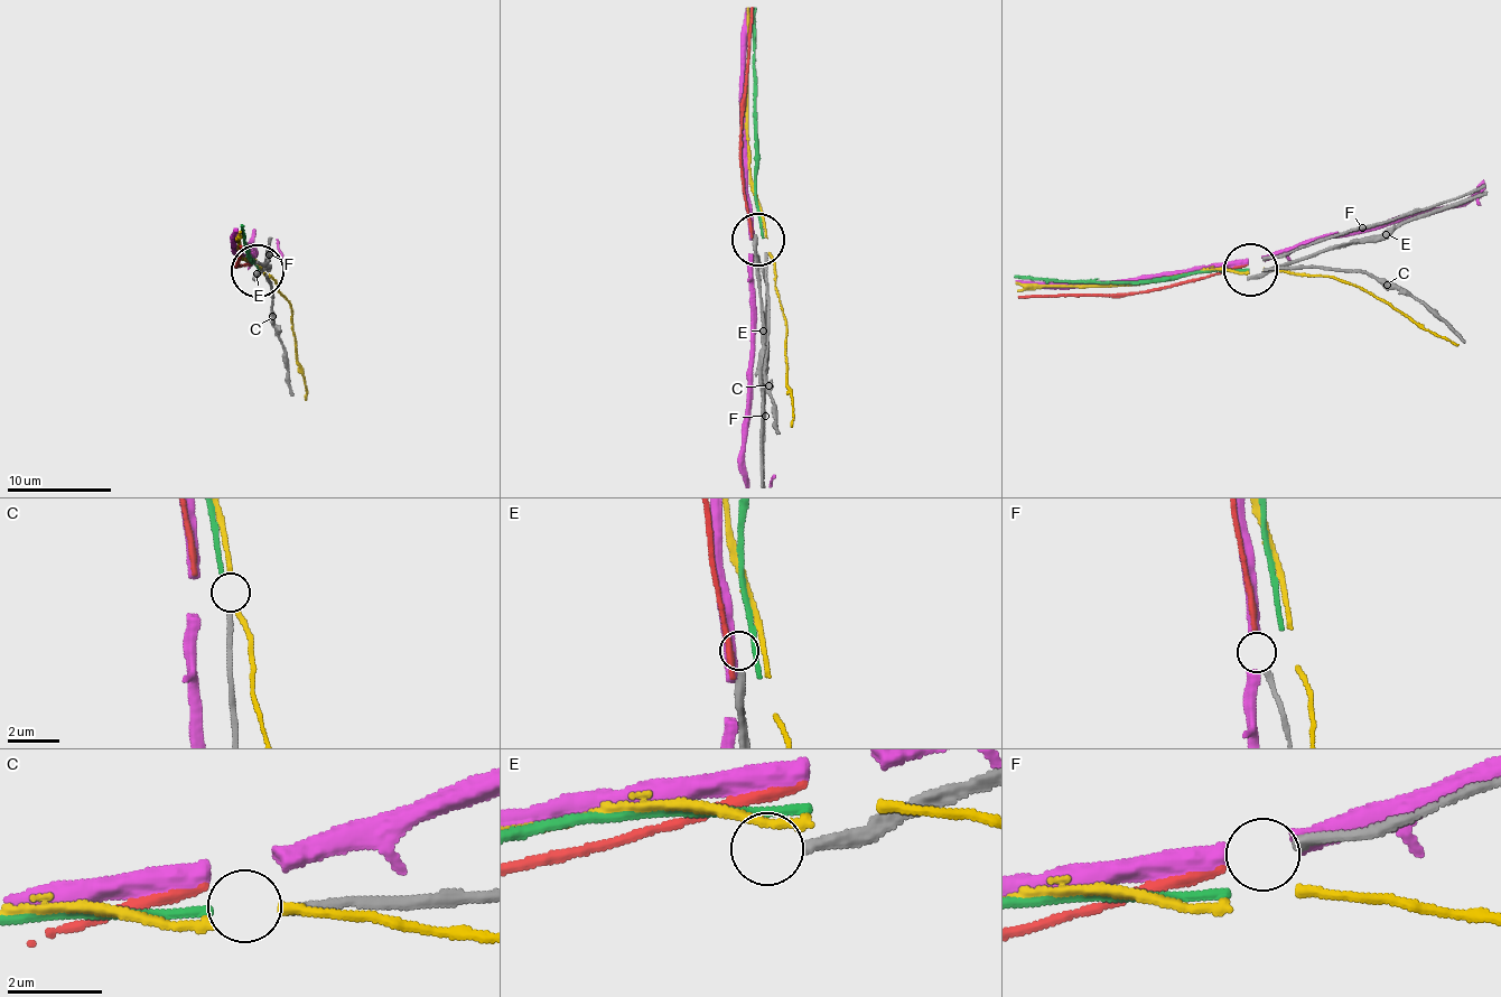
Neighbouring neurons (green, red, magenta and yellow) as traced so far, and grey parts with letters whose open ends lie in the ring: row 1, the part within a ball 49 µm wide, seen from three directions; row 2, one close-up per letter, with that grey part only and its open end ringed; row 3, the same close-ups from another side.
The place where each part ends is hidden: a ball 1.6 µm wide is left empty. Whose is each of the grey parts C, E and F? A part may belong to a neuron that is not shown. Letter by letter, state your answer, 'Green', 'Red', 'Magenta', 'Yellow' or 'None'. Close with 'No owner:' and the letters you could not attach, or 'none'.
C: Green
E: None
F: Red
No owner: E

